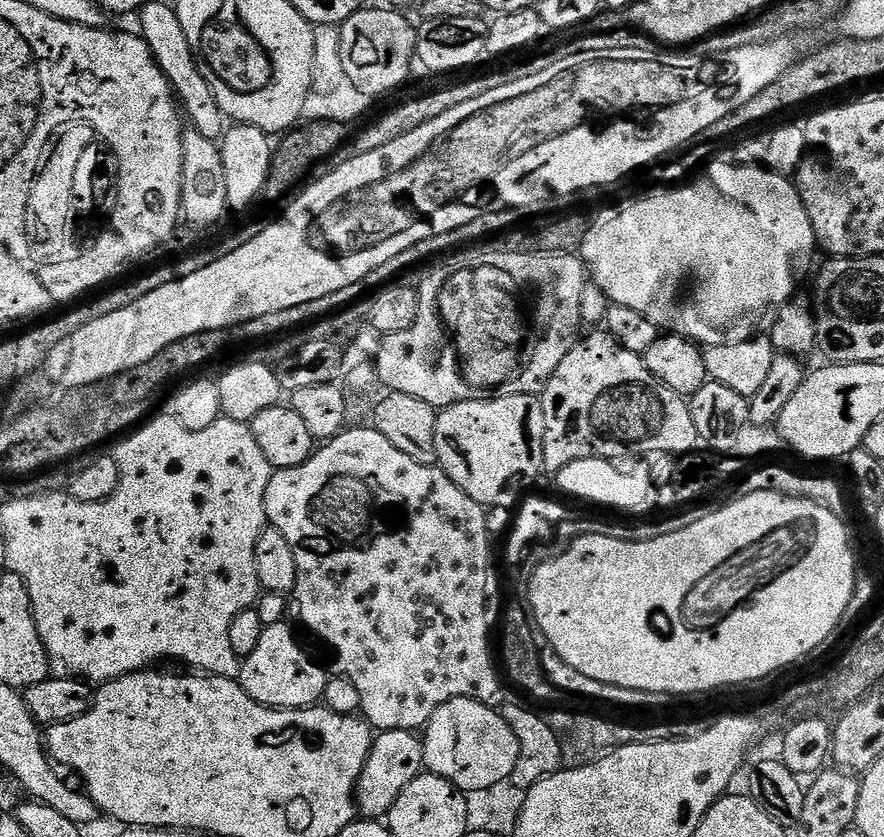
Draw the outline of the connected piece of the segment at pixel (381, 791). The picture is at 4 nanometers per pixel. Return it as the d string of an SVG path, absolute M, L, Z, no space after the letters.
M395 728L380 732L372 741L372 749L362 766L362 774L356 783L356 806L365 817L380 818L392 809L398 794L426 768L424 745L415 731Z

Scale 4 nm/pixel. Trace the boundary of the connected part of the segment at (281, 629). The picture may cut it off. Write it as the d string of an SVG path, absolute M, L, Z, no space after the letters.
M287 623L267 625L258 638L258 646L240 665L239 682L252 700L270 708L307 708L315 705L324 695L326 675L318 665L300 649L296 636L287 628Z

